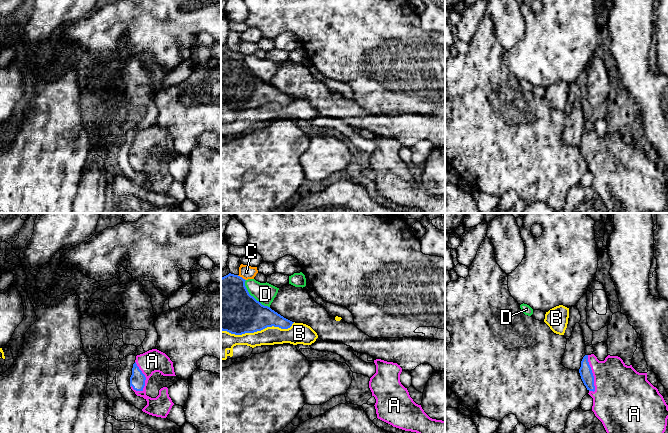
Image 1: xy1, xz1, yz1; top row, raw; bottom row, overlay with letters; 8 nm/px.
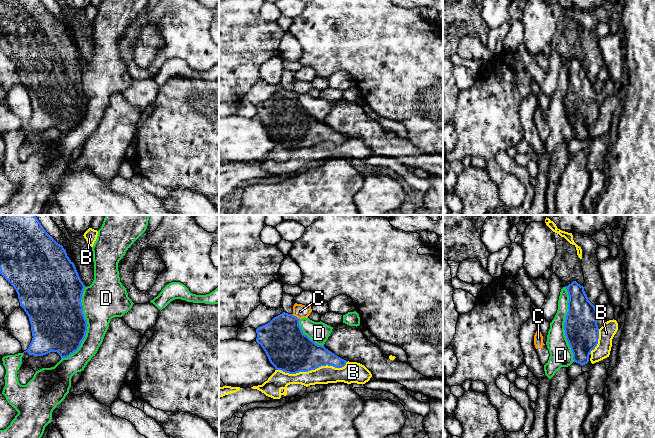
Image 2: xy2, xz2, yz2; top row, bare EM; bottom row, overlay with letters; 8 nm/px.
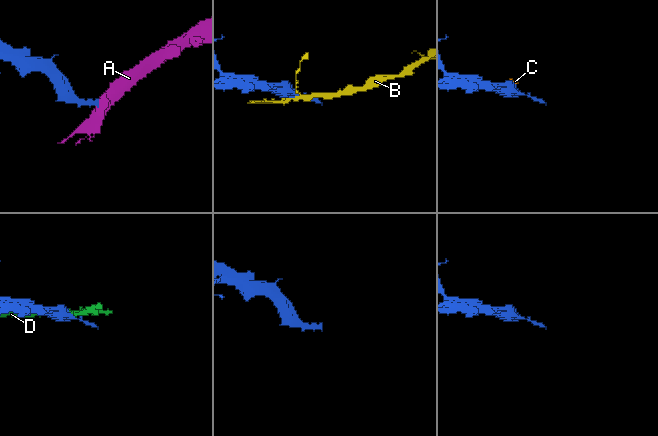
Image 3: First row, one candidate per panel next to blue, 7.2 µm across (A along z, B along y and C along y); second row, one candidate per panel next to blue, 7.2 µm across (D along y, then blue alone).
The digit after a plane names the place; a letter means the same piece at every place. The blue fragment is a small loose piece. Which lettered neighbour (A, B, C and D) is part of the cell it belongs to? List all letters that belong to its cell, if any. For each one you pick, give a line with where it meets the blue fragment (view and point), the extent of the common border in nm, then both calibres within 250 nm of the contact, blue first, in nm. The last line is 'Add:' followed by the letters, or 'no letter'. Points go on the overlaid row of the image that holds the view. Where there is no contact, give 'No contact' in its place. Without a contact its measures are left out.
A: Touches blue at xy1 (144, 376). Shared border 260 nm. Thickness 130 nm (blue) against 180 nm
Add: A

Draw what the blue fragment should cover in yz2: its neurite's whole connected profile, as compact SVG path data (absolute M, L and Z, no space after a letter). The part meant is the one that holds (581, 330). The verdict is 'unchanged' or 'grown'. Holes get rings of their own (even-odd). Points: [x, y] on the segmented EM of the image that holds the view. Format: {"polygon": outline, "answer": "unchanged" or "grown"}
{"polygon": "M573 281L565 286L568 292L568 312L564 322L565 336L574 362L581 366L589 362L589 355L598 344L598 312L588 300L584 287Z", "answer": "unchanged"}

